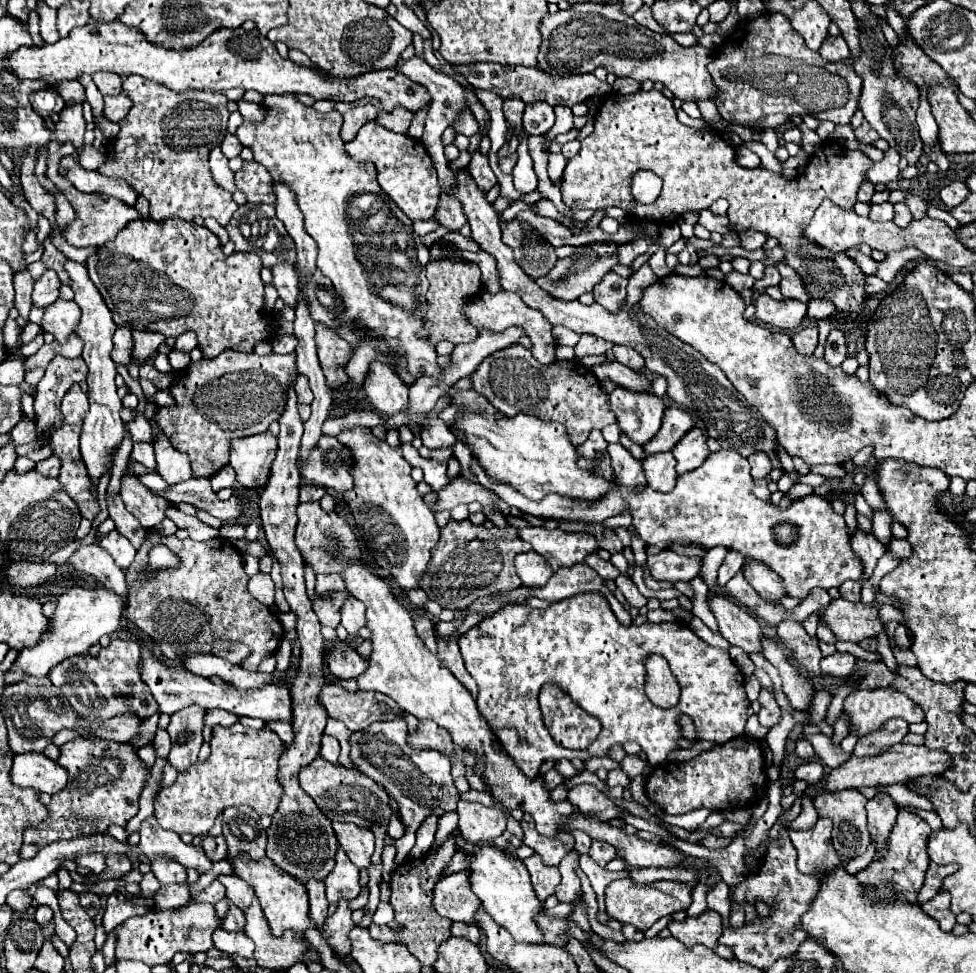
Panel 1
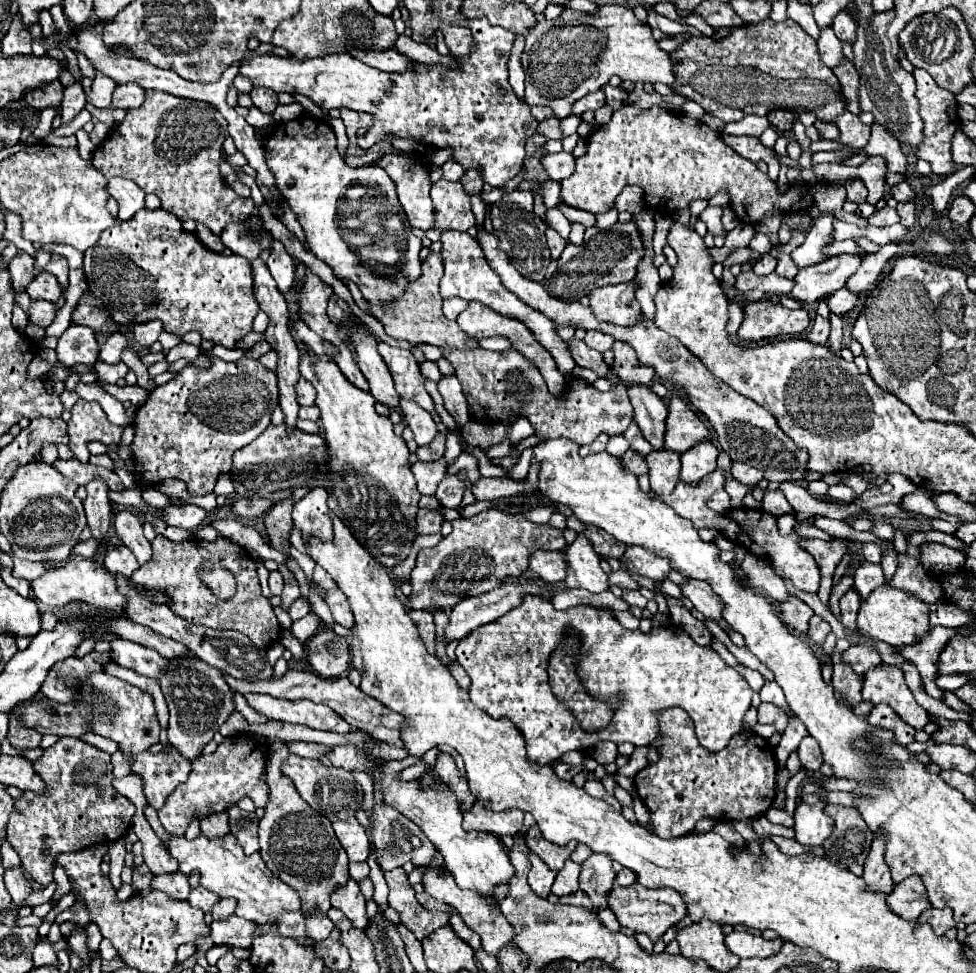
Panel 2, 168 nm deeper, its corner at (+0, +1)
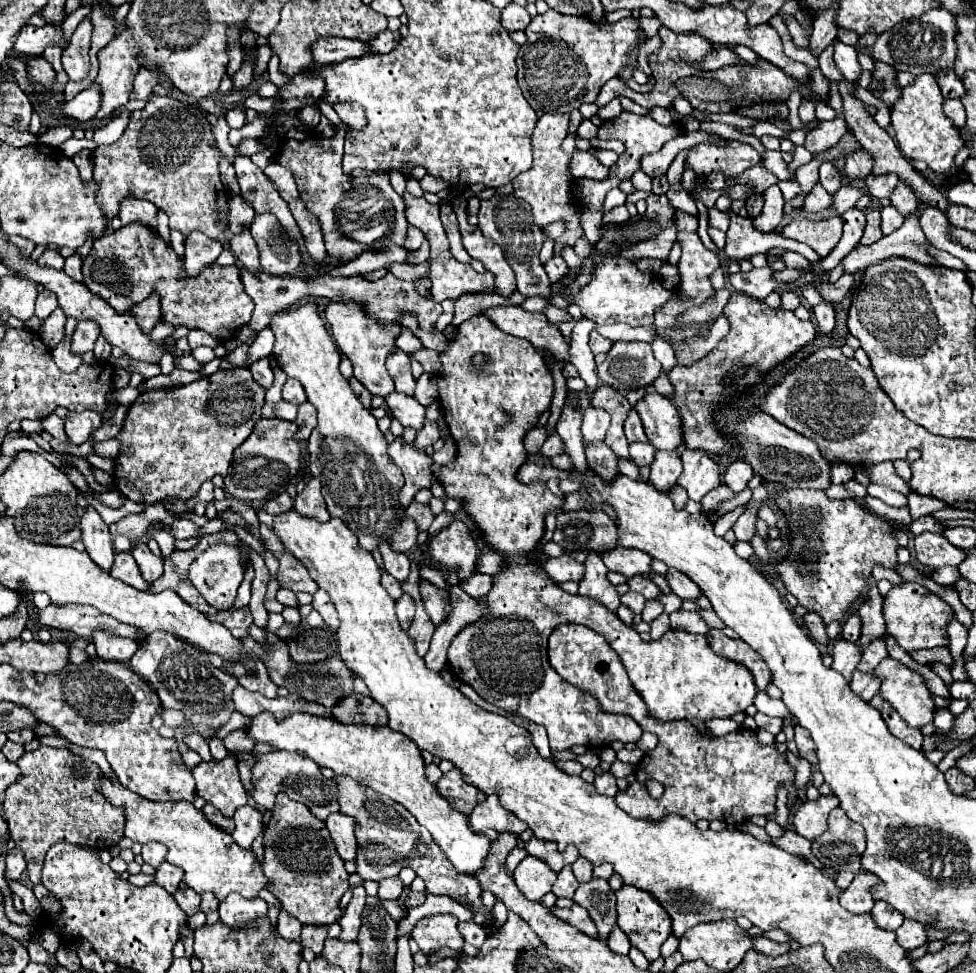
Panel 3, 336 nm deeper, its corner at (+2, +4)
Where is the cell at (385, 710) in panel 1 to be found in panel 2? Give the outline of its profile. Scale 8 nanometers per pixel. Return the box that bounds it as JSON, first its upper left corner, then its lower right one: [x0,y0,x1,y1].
[246,694,350,732]

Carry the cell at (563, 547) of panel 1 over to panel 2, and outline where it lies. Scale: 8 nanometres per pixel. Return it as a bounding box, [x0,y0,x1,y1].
[564,534,608,592]

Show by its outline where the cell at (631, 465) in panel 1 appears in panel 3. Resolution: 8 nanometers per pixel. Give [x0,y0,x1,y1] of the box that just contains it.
[630,443,654,467]

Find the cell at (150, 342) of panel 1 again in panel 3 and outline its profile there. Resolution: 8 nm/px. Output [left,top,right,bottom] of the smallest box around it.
[130,293,162,333]

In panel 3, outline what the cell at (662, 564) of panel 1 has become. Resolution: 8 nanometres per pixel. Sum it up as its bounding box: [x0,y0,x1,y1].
[602,545,652,577]

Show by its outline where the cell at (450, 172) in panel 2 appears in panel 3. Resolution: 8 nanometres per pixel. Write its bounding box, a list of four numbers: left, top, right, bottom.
[420,175,448,193]

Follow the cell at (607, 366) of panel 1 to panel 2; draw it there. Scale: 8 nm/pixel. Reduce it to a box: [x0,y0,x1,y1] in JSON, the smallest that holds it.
[568,338,612,376]

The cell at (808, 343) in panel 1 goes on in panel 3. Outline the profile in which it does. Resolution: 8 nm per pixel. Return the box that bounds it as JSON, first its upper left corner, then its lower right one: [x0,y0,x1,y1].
[812,303,834,333]

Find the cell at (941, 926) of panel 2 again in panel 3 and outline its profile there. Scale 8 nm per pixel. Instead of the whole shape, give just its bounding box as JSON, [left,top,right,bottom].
[896,919,930,951]

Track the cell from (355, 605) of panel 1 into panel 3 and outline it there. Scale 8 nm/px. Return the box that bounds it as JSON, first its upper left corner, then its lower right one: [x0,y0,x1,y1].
[312,591,338,629]

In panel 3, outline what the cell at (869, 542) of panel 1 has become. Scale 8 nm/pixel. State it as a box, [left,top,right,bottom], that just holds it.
[858,589,886,651]

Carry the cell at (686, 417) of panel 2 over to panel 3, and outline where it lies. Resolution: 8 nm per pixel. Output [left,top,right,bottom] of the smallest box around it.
[670,291,818,455]

